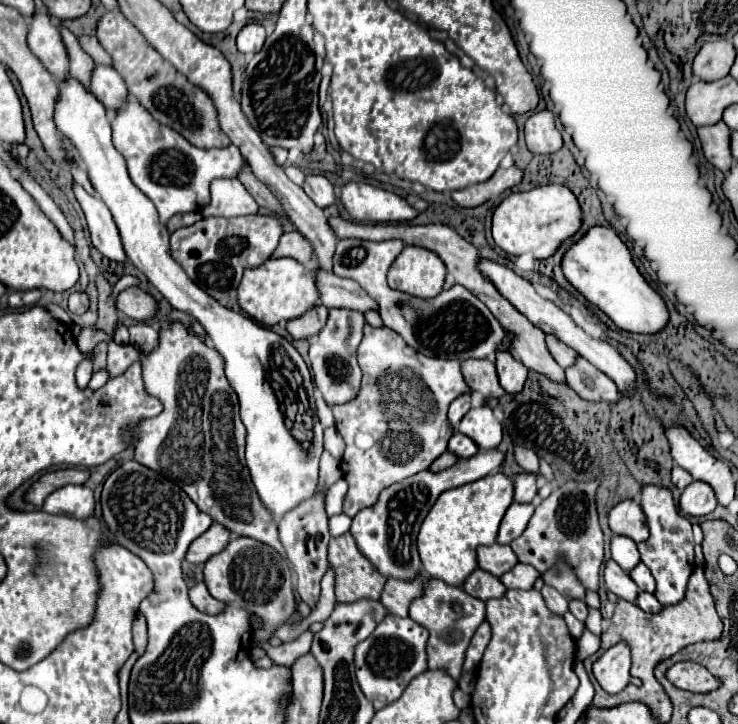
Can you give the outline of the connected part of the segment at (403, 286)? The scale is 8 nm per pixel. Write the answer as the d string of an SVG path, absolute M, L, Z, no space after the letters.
M404 246L388 270L388 284L392 288L424 300L442 292L444 278L444 262L434 252L418 246Z

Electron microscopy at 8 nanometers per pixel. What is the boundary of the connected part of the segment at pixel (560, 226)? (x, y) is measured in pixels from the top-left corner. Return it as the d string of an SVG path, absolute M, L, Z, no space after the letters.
M560 184L538 186L530 192L510 194L492 216L492 236L494 242L512 256L524 252L534 254L536 260L550 258L564 240L572 238L582 226L582 208L574 192Z

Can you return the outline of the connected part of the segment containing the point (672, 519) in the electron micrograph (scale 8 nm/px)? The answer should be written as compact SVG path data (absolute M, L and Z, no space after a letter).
M644 486L642 488L642 500L640 506L646 514L646 522L650 526L650 538L646 542L638 544L640 560L650 568L654 580L656 580L656 592L654 596L660 600L662 606L678 604L684 598L688 578L694 570L694 538L692 538L692 524L688 518L684 518L674 500L672 492L664 486Z

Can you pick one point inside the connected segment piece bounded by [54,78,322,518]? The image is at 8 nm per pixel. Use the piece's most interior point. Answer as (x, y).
(276, 395)

